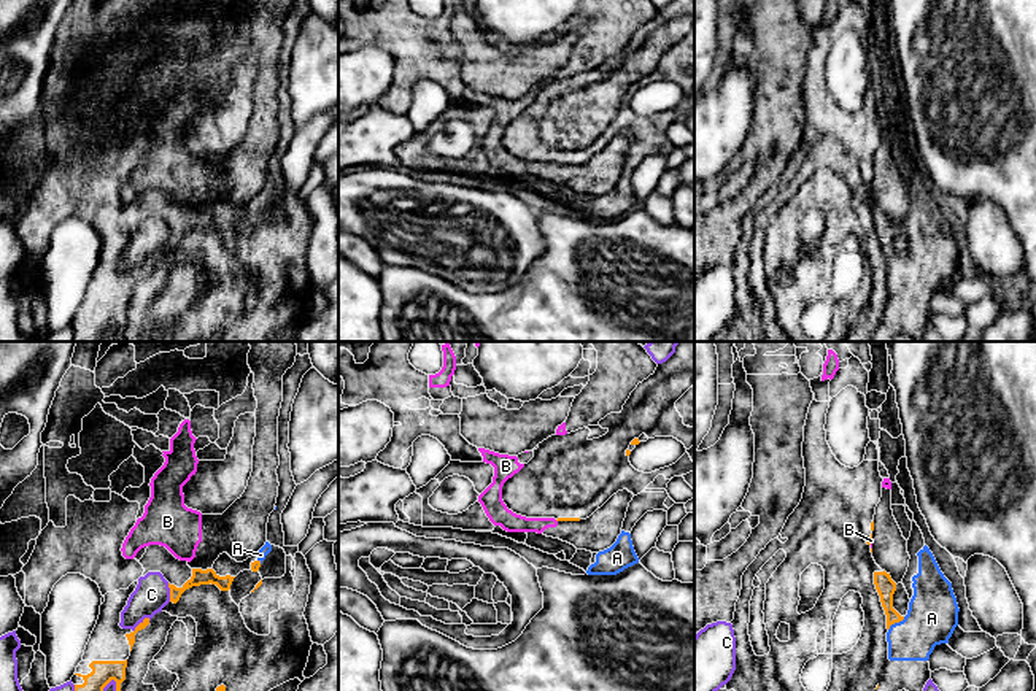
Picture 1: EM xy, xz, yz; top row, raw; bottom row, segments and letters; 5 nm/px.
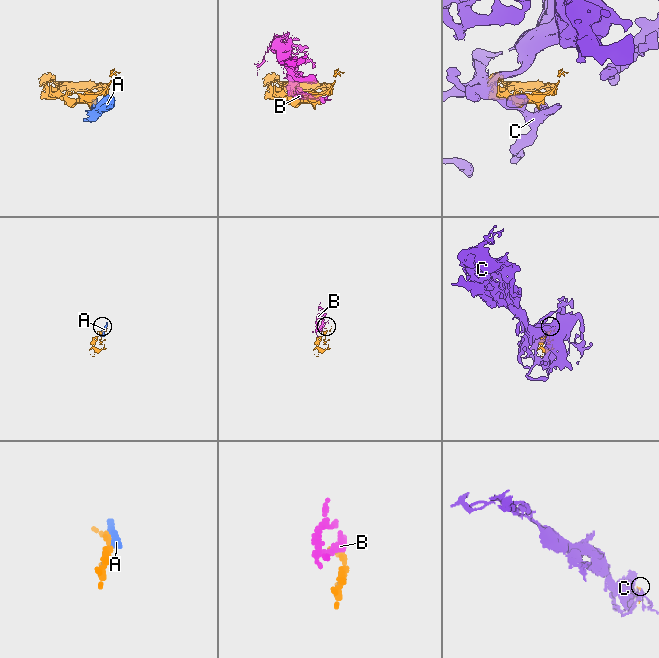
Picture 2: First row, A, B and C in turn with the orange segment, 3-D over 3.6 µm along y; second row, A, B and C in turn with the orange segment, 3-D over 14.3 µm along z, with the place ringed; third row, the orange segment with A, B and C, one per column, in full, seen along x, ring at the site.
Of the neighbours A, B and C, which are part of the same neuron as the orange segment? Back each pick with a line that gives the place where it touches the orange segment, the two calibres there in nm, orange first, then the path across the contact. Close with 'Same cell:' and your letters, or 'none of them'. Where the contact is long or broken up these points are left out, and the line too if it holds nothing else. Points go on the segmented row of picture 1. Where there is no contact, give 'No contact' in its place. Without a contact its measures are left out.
A: Touches orange at yz (895, 621). Thickness 100 nm (orange) against 260 nm
Same cell: A

